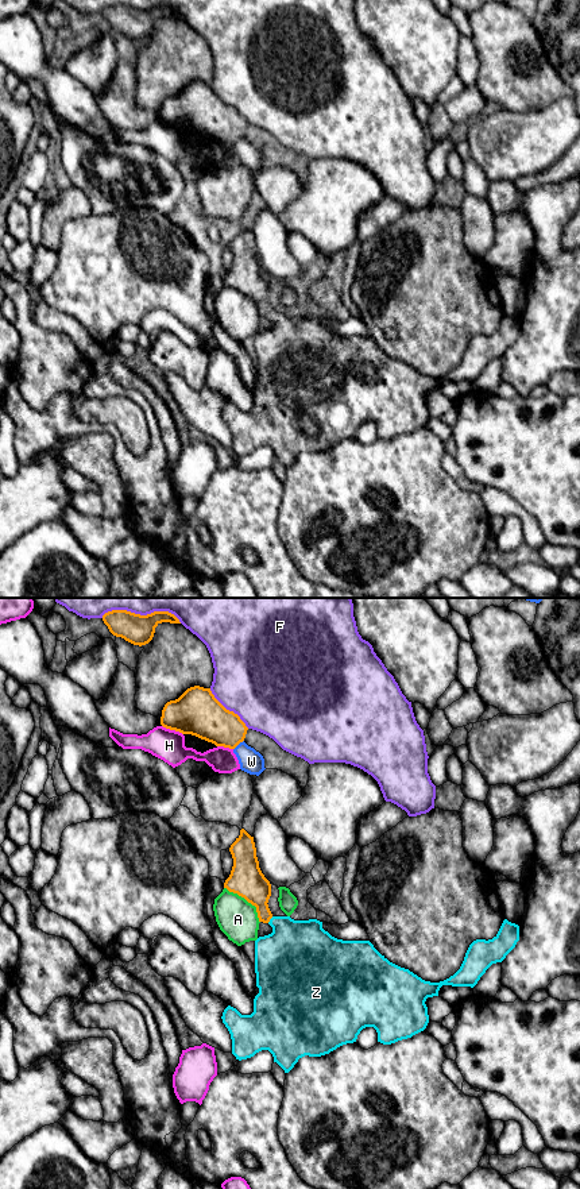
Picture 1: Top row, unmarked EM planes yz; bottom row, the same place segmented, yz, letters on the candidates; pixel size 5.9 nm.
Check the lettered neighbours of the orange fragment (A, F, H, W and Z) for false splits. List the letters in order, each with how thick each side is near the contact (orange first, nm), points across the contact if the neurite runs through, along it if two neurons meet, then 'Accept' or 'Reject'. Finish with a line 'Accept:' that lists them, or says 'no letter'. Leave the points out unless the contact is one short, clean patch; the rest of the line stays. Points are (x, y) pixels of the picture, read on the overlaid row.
A: Thickness 200 nm (orange) against 240 nm. Reject
F: Thickness 280 nm (orange) against 480 nm. Reject
H: Thickness 280 nm (orange) against 190 nm. Reject
W: Thickness 240 nm (orange) against 140 nm. Reject
Z: Thickness 190 nm (orange) against 360 nm. Path across: yz (250, 883), (270, 918), (297, 950). Accept
Accept: Z

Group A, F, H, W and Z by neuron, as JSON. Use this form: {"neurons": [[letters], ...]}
{"neurons": [["A"], ["F"], ["H"], ["W"], ["Z"]]}

